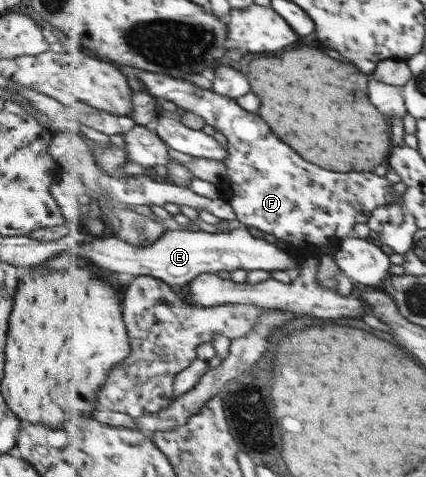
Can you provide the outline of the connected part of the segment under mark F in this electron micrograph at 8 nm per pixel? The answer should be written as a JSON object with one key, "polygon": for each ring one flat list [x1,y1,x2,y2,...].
{"polygon":[[136,71,151,94,203,117,216,132,225,134,229,155,223,162,228,168,220,187,223,198,232,204,244,225,303,247,307,247,307,243,319,247,339,245,345,238,356,237,355,225,368,223,372,213,381,206,404,202,403,195,391,192,393,184,384,176,368,171,335,173,305,161,273,133,263,117,245,111,235,99,211,89,201,89,183,78]]}

